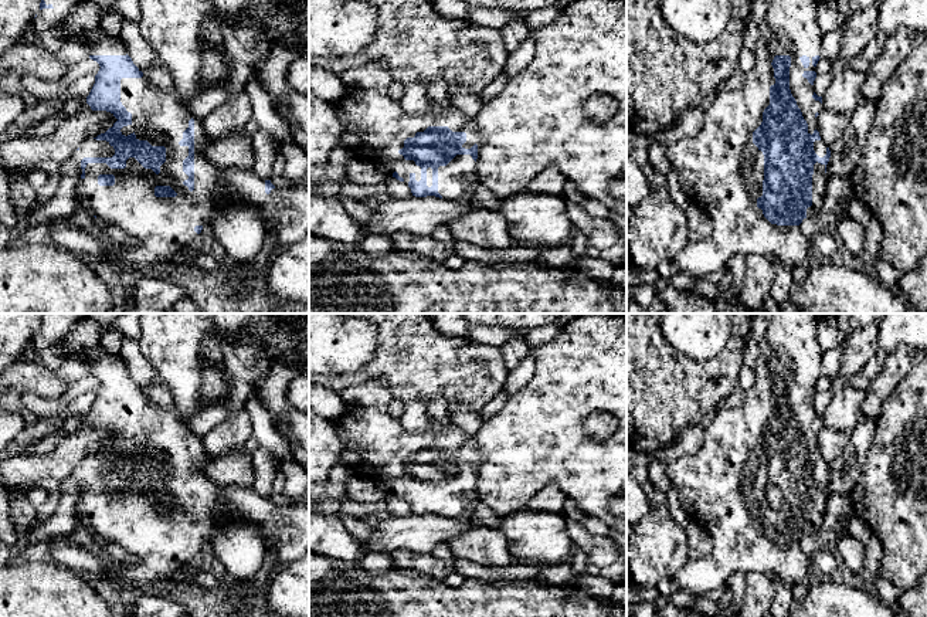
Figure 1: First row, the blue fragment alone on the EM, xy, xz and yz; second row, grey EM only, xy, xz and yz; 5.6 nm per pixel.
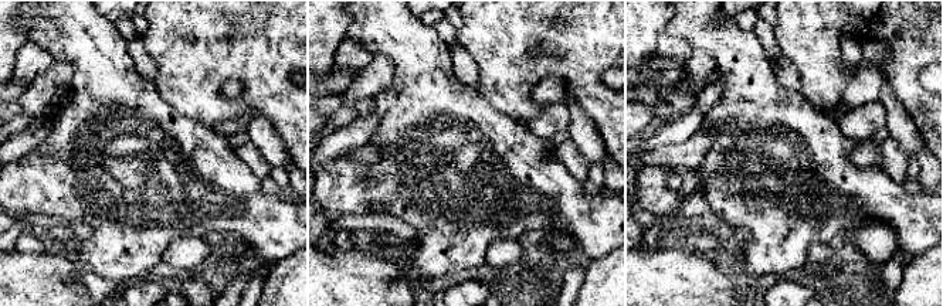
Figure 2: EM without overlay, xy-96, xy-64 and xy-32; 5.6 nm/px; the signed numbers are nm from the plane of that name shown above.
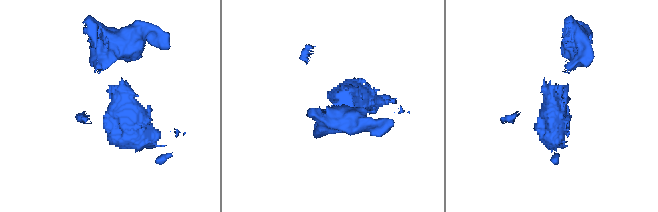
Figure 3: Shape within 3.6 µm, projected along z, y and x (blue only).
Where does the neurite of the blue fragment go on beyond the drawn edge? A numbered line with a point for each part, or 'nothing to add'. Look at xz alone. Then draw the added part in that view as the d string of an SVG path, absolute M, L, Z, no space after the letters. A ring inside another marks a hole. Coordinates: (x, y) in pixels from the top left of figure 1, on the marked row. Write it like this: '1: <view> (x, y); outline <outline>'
1: xz (376, 125); outline M347 88L335 108L344 125L340 142L352 152L354 159L376 163L388 176L397 172L407 184L411 173L415 174L417 182L421 180L421 167L417 166L414 160L405 160L398 150L404 148L404 140L407 138L414 138L417 132L424 132L428 126L448 126L452 132L466 133L466 142L462 148L471 149L475 143L482 143L475 119L466 118L464 112L455 106L442 108L437 105L431 113L412 115L404 111L403 101L393 99L388 92Z

